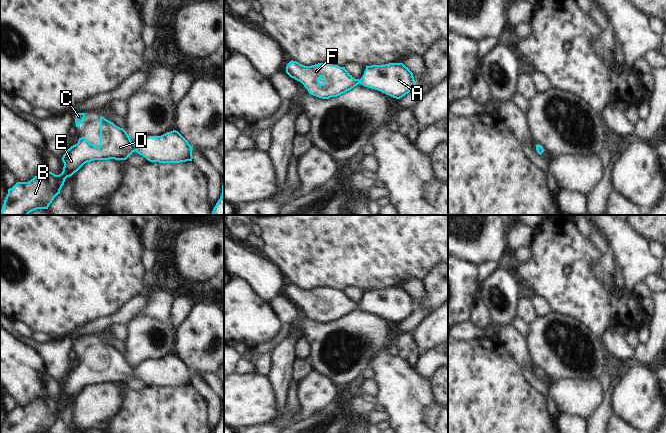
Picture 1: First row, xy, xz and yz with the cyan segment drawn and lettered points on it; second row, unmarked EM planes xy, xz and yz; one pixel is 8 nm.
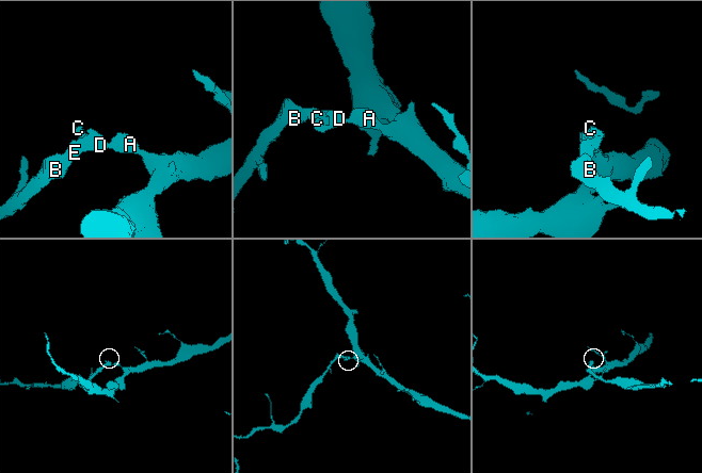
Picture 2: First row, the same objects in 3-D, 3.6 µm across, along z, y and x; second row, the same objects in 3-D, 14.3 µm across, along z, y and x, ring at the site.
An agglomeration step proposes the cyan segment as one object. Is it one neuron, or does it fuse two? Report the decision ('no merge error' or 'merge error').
no merge error

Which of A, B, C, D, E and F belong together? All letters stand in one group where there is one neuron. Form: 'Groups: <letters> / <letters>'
Groups: A B C D E F.

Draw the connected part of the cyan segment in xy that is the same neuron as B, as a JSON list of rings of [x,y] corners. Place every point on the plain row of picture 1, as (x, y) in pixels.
[[[100,340],[100,370],[91,368],[84,360],[62,381],[63,395],[55,399],[48,393],[28,406],[17,406],[8,413],[2,433],[48,433],[60,418],[65,403],[85,387],[94,384],[126,384],[133,376],[150,386],[180,387],[192,385],[193,372],[176,354],[161,360],[149,360],[134,368],[127,356]]]

